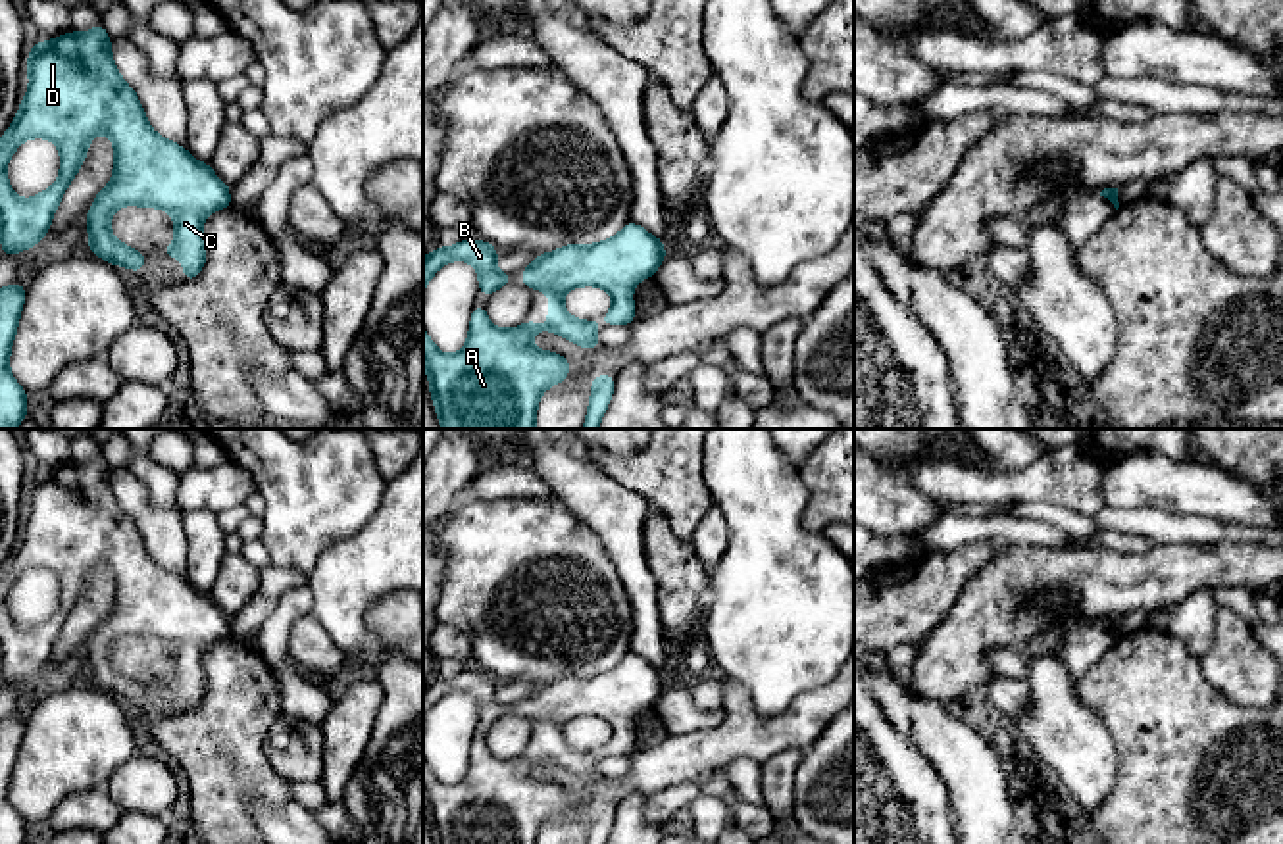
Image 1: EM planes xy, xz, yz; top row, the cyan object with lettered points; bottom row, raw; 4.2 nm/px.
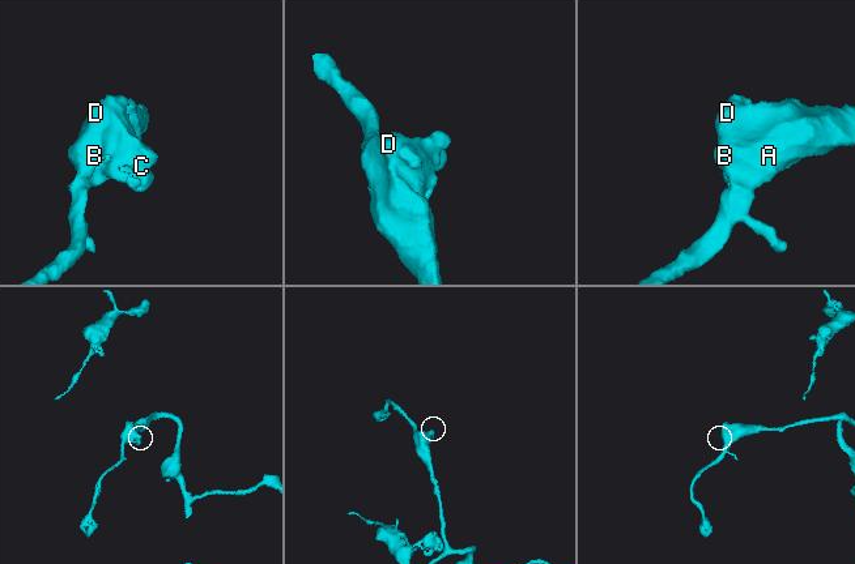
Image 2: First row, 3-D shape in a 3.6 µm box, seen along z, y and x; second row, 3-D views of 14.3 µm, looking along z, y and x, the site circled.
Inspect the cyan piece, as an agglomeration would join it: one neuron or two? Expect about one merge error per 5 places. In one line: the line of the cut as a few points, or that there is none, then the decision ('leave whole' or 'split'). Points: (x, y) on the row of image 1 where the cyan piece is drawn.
no cut; leave whole

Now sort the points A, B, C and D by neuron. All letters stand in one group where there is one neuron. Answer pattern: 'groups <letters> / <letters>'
groups A B C D

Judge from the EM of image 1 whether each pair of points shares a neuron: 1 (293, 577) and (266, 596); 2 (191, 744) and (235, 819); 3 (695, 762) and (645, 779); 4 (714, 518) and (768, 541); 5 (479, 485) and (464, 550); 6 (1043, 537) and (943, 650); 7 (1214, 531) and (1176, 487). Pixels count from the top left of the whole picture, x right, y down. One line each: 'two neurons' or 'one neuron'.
1: one neuron
2: one neuron
3: one neuron
4: two neurons
5: two neurons
6: two neurons
7: two neurons

